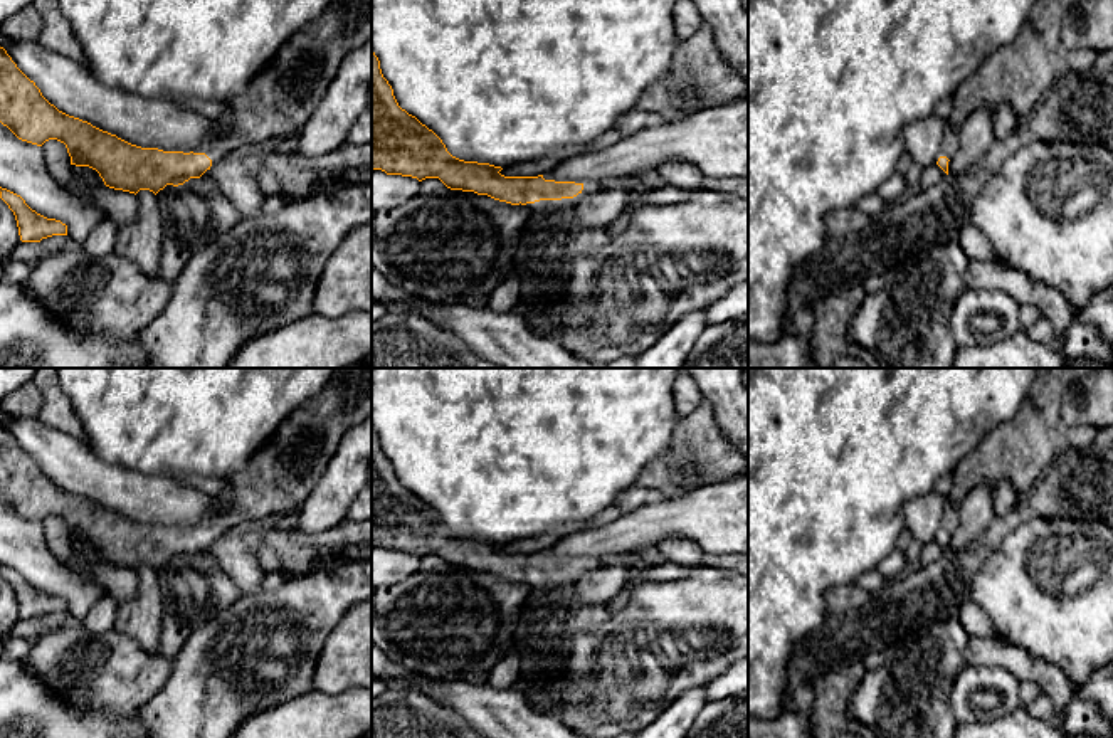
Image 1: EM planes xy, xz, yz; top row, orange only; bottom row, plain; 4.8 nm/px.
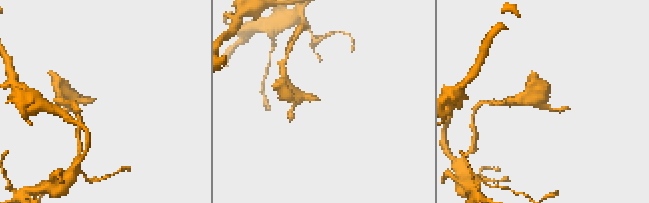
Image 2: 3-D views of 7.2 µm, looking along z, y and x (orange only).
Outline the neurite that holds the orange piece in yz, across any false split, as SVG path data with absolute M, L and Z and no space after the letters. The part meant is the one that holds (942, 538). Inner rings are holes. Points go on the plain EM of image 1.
M1037 368L1027 398L1014 417L990 429L980 442L960 459L953 469L953 488L947 496L945 521L936 541L948 551L948 535L957 526L955 506L962 504L963 498L975 486L997 489L1000 481L1010 481L1019 494L1026 493L1041 471L1056 461L1063 452L1074 447L1089 445L1098 429L1089 424L1069 427L1063 422L1059 405L1064 392L1073 387L1081 377L1096 368Z

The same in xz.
M372 427L372 546L439 555L451 567L474 568L511 582L593 572L599 558L555 558L538 553L504 553L501 543L452 533L442 516L415 493L402 486Z

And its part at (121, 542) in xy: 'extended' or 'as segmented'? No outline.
extended

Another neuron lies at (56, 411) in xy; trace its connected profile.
M37 368L32 383L42 392L42 405L37 417L50 429L87 444L82 424L59 382L57 368Z

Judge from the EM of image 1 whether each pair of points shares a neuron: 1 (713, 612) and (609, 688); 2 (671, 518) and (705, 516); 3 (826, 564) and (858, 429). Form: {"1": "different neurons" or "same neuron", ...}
{"1": "same neuron", "2": "same neuron", "3": "same neuron"}

